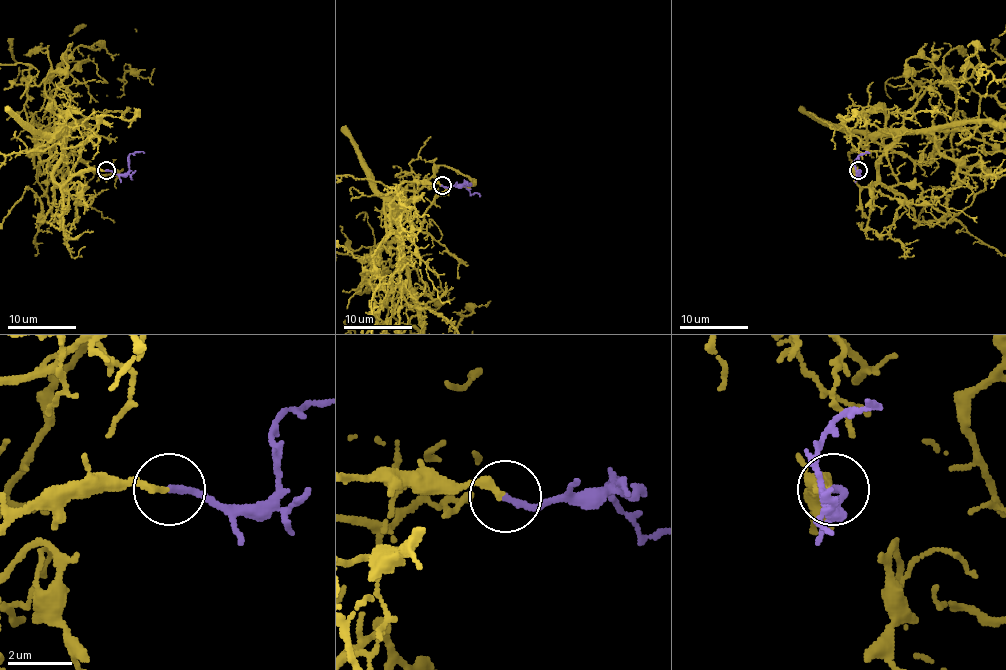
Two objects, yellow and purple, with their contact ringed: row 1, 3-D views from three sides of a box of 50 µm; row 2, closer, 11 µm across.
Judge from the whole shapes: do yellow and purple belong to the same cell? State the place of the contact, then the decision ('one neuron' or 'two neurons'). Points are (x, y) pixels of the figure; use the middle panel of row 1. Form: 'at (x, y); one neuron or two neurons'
at (442, 185); one neuron

